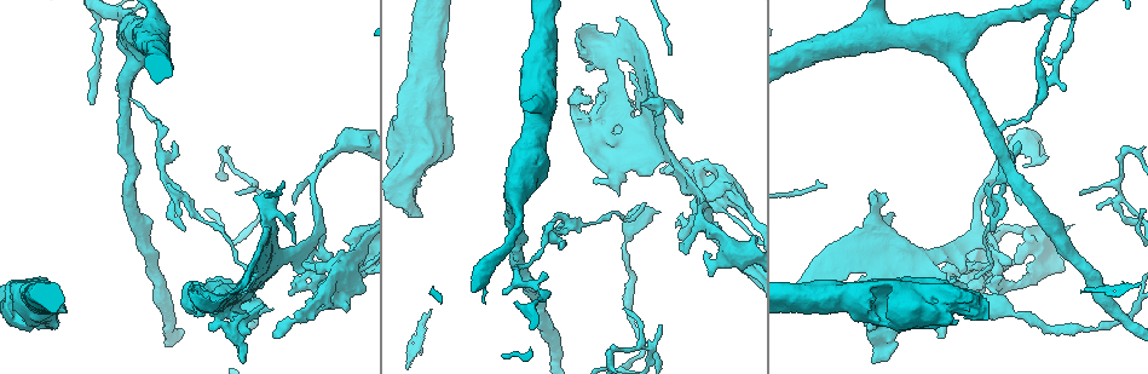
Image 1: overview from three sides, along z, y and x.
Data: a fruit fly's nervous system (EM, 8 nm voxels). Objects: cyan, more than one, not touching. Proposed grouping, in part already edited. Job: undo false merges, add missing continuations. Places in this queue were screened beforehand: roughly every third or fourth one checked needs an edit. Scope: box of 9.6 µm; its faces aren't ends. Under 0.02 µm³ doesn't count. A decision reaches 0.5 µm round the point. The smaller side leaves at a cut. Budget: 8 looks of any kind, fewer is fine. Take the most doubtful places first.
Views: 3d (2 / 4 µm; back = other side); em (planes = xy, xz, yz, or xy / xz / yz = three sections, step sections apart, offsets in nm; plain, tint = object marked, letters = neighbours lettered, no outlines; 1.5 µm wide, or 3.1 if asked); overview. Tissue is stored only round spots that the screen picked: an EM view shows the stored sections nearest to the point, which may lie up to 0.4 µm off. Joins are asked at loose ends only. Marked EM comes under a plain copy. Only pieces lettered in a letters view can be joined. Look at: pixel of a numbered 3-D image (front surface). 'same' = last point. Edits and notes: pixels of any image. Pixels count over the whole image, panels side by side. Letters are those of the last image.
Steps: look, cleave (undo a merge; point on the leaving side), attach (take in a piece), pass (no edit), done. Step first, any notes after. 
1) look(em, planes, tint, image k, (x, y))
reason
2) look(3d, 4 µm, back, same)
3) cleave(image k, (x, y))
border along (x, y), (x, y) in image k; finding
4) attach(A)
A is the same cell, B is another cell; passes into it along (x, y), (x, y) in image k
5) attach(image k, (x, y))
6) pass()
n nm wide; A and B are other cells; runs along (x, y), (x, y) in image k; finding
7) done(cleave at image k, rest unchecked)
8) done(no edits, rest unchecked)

look(em, planes, letters, image 1, (1120, 201))
branch point

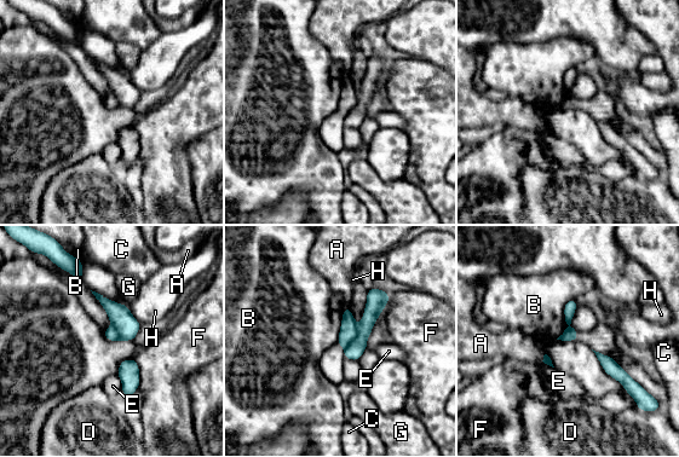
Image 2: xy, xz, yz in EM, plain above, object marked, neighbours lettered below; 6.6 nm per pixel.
cleave(image 2, (373, 310))
A, B, C, D, E, F, G and H are other cells; the part that leaves runs along (384, 295), (347, 356) in image 2; a second neuron is stuck on

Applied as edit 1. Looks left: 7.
look(overview)
redraw

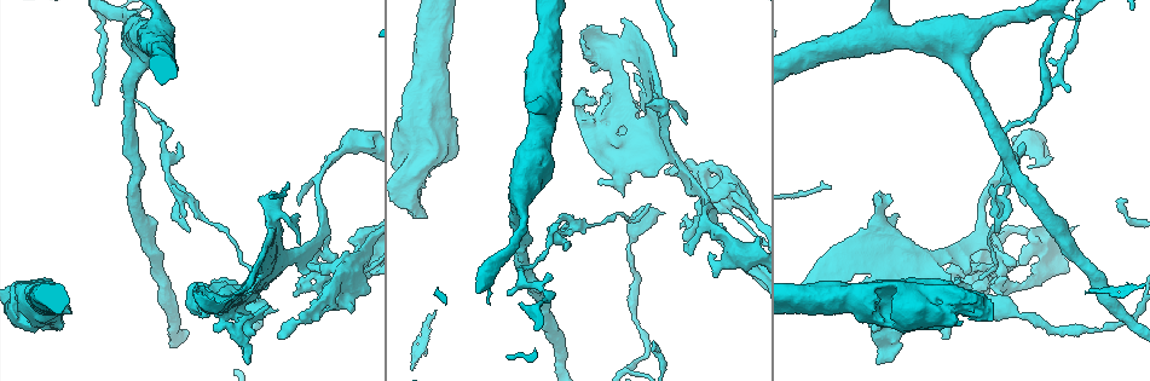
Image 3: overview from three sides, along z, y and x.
look(em, planes, letters, image 3, (995, 232))
thin end

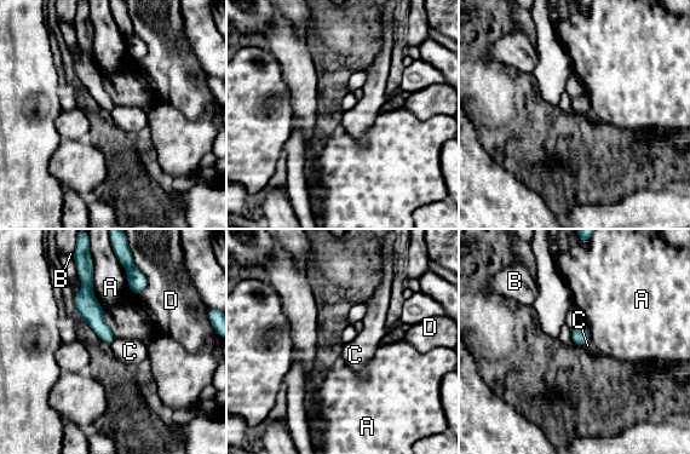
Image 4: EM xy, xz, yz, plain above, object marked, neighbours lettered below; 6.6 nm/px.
pass()
100 nm wide; A, B, C and D are other cells; runs along (88, 276), (87, 306), (109, 339) in image 4; no lettered piece goes on from it

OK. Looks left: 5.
look(em, planes, letters, image 3, (268, 271))
closes a loop

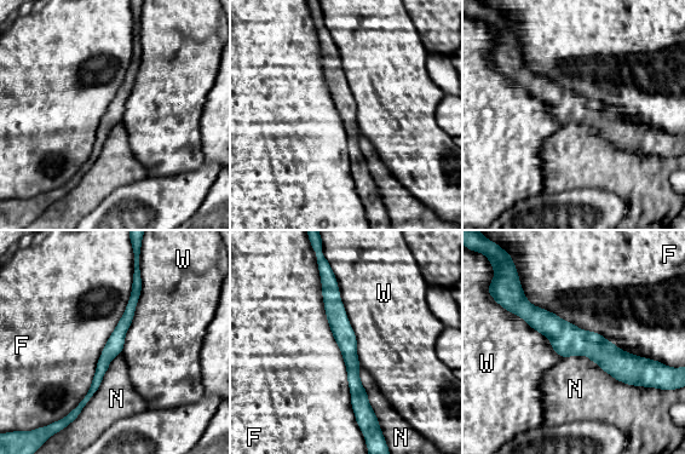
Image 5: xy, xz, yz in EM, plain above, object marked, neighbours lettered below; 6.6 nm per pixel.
pass()
F, N and W are other cells; runs along (328, 276), (360, 418) in image 5; one neuron here

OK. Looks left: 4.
done(cleave at image 2, rest unchecked)

